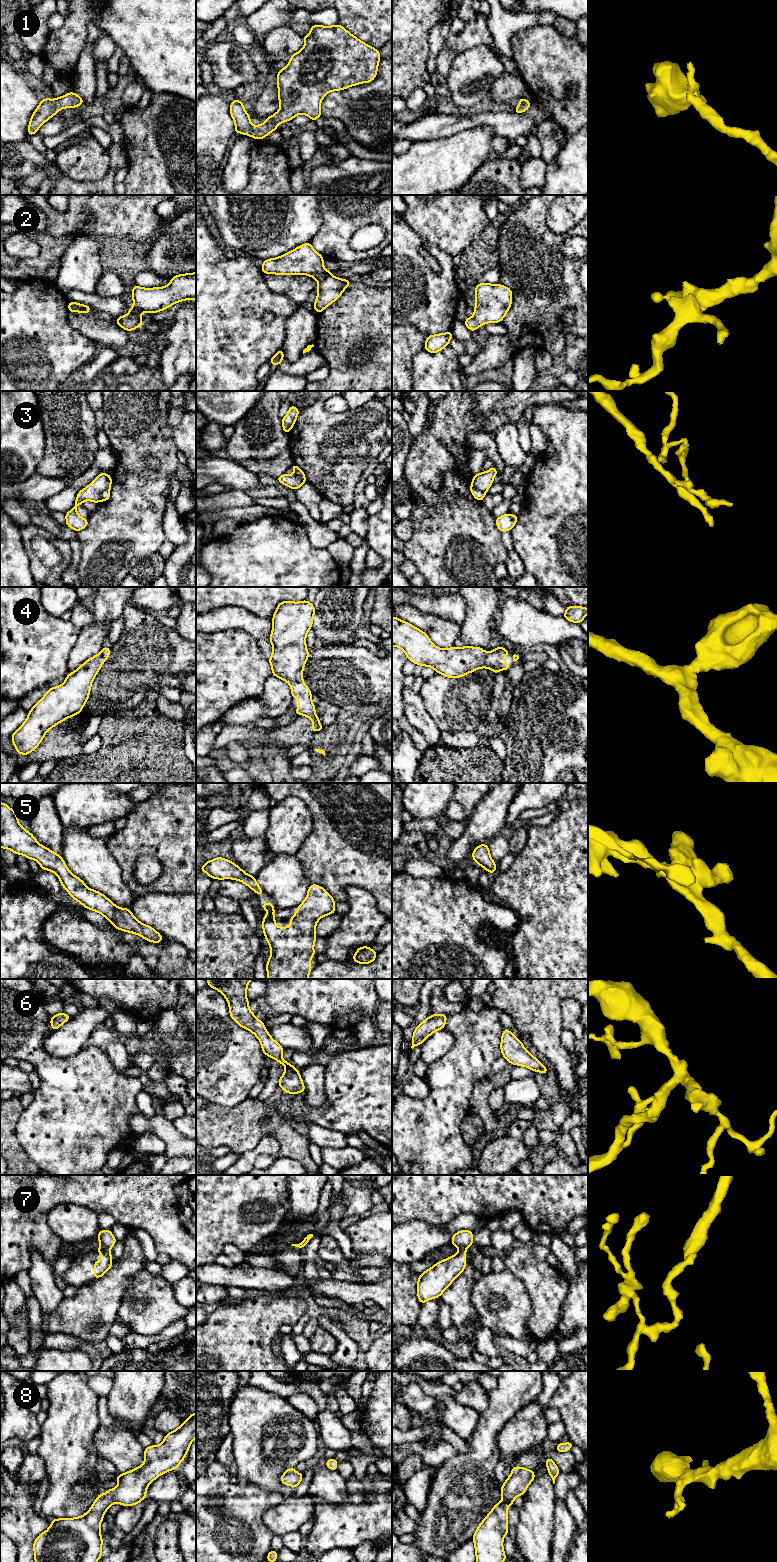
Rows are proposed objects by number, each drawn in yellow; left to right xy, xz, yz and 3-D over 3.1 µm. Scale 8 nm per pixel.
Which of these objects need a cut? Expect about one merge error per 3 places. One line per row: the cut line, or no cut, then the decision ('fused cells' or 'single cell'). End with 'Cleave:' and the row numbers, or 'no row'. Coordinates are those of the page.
1: no cut; single cell
2: no cut; single cell
3: cut in xy along (109, 489), (105, 489), (101, 493), (101, 500); fused cells
4: no cut; single cell
5: no cut; single cell
6: no cut; single cell
7: cut in xy along (103, 1247), (108, 1251); fused cells
8: no cut; single cell
Cleave: 3, 7

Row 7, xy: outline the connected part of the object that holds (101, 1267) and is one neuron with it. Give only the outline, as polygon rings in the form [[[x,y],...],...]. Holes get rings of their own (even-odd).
[[[97,1248],[96,1252],[102,1255],[101,1261],[94,1261],[94,1280],[102,1277],[112,1267],[112,1255],[105,1248]]]

